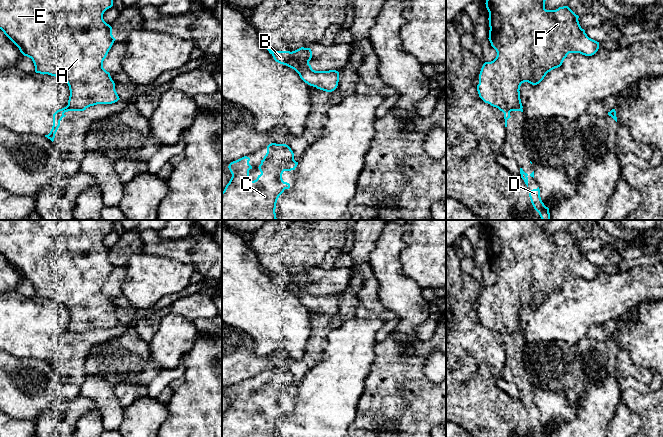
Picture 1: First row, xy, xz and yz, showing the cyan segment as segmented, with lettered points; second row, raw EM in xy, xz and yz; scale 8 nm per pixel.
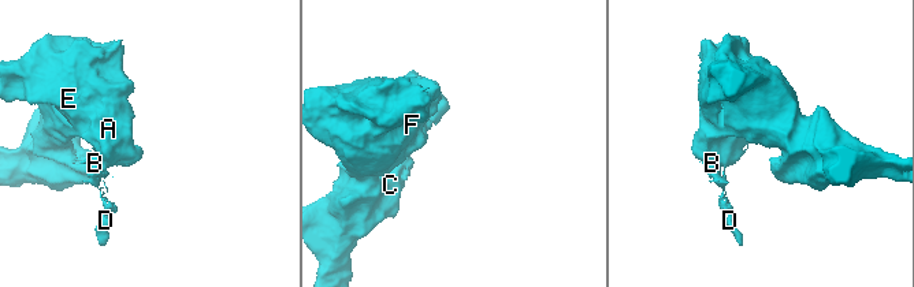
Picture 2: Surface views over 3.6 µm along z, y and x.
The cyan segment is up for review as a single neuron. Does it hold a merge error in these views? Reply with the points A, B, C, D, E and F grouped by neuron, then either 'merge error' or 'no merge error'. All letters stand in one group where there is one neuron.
A C E F / B D | merge error

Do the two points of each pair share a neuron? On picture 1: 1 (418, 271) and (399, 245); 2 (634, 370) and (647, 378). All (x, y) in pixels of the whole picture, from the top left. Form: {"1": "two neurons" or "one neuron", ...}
{"1": "two neurons", "2": "one neuron"}

